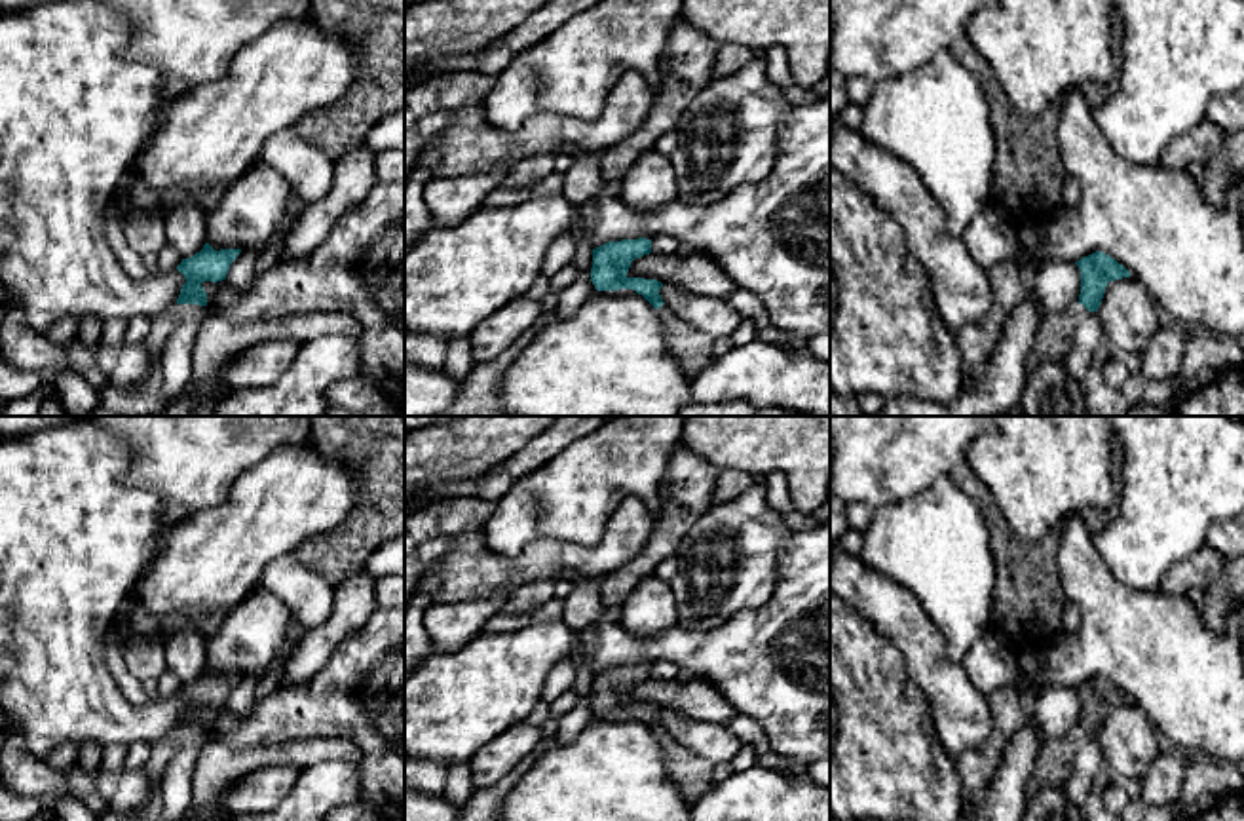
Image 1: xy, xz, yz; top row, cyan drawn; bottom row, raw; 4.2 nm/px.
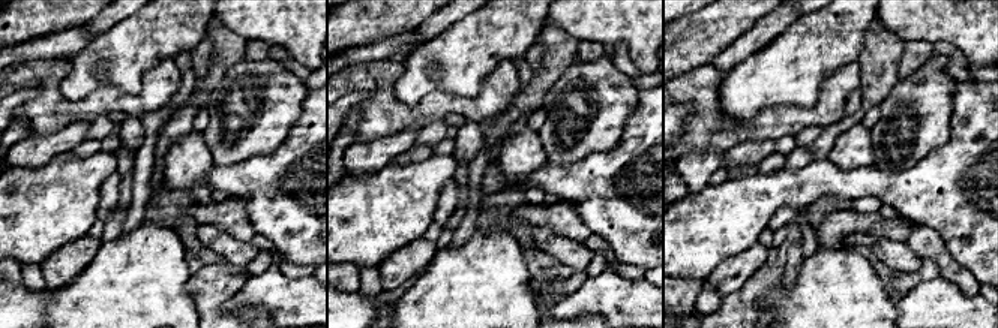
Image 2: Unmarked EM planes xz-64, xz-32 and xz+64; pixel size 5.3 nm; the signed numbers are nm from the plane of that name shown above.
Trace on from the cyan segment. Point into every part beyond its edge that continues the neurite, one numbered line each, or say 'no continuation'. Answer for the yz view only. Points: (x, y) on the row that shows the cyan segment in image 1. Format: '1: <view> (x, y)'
1: yz (1055, 337)

